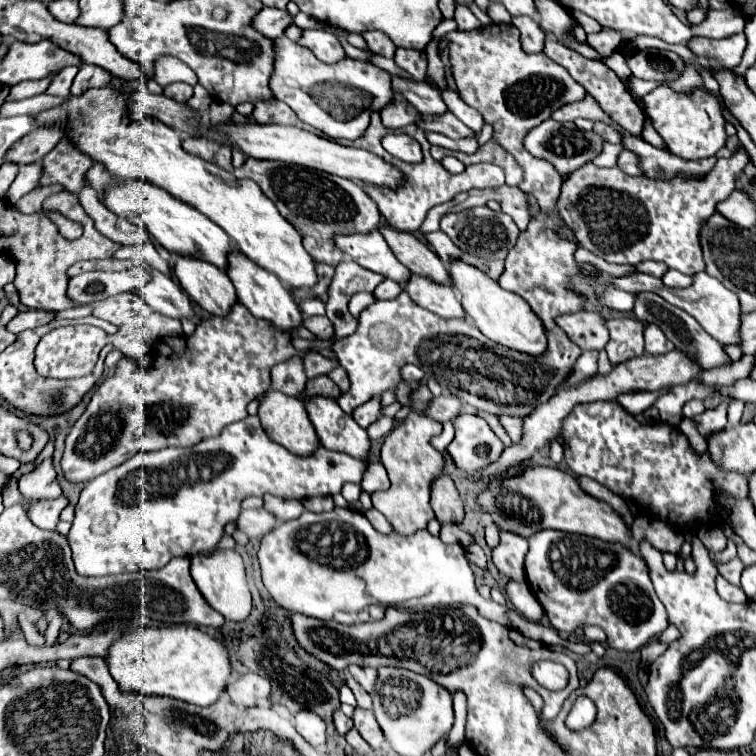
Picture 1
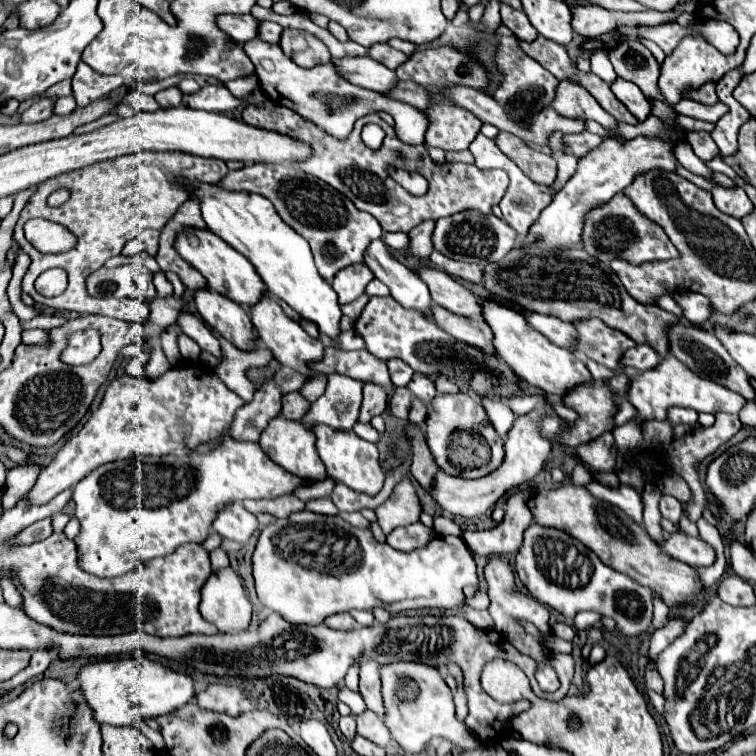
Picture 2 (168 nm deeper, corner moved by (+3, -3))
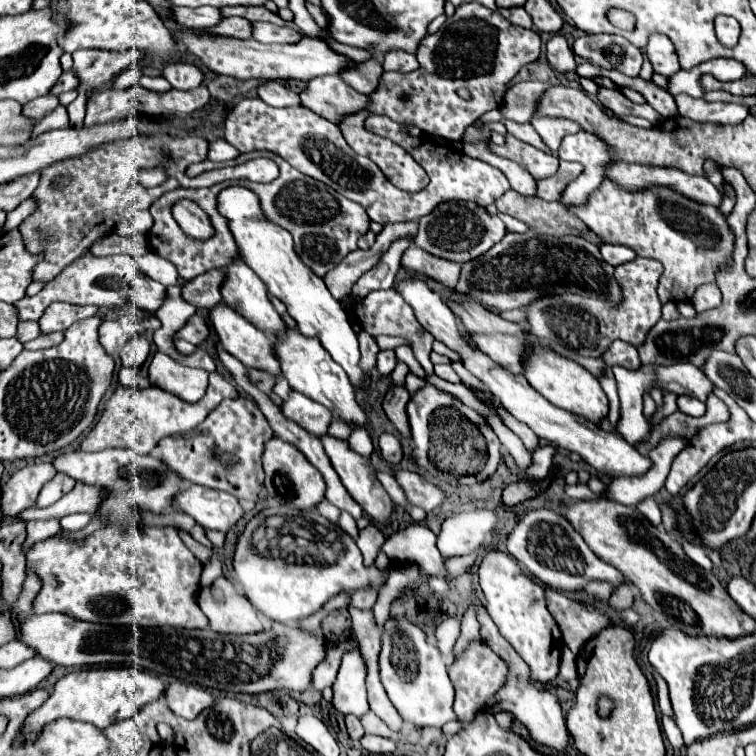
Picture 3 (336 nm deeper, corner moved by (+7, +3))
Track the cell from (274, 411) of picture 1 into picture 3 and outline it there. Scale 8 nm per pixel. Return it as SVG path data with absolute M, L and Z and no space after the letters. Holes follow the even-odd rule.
M274 435L264 445L262 463L264 463L264 473L266 473L264 487L270 493L270 497L278 501L280 505L292 505L296 509L310 509L324 499L322 473L318 473L318 469L310 465L310 461L306 461L306 457L298 449L294 449L294 445Z

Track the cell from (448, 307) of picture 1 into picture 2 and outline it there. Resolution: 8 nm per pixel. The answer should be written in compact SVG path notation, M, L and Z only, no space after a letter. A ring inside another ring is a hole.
M438 305L432 307L432 317L456 341L472 345L472 347L480 349L484 355L496 357L496 351L494 351L494 345L492 345L494 335L492 335L486 321L474 321L474 319L460 317L460 315L454 315L454 313L446 311L444 307L438 307Z

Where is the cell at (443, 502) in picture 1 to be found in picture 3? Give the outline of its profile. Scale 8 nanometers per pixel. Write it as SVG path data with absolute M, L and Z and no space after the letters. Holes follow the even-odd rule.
M392 387L386 393L386 399L382 403L386 417L406 439L410 439L410 423L408 423L408 413L406 413L408 401L410 401L410 393L406 393L404 387Z

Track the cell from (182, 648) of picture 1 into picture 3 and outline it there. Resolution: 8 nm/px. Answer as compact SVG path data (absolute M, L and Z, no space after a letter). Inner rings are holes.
M108 666L98 667L98 669L92 667L92 669L68 673L54 685L54 693L50 695L50 699L26 719L22 739L24 741L34 739L40 733L42 725L58 717L70 717L76 721L92 723L98 729L106 729L114 721L134 717L134 713L138 713L144 705L160 699L164 691L166 691L166 685L162 683L158 675L144 669L136 669L136 667Z

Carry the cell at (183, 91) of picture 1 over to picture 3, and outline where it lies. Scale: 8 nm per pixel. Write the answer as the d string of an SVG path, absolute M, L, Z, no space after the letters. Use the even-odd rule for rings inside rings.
M142 77L140 79L140 85L144 87L144 89L148 89L148 91L156 91L156 93L166 93L166 91L170 91L172 87L170 87L170 83L164 79L164 77Z

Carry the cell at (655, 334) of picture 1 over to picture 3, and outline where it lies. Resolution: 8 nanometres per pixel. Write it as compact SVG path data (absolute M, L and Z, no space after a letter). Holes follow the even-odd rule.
M614 341L614 345L610 345L610 349L606 351L606 355L602 359L608 367L622 365L628 369L636 369L640 365L638 349L626 341Z

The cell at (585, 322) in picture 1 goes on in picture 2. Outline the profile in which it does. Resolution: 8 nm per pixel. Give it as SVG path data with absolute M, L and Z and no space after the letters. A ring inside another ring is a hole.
M530 313L530 315L526 315L526 319L532 327L536 327L536 331L550 337L556 345L562 345L562 347L568 347L570 351L574 351L576 329L572 323L564 323L556 317L546 317L546 315L538 315L538 313Z

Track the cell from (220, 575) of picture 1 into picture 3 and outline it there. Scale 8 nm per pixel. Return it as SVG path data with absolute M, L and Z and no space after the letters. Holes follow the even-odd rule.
M224 575L218 577L210 587L200 589L198 605L210 621L210 629L218 633L256 633L264 627L252 603L238 595L232 581Z

